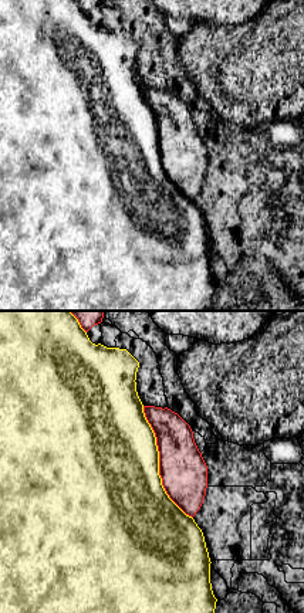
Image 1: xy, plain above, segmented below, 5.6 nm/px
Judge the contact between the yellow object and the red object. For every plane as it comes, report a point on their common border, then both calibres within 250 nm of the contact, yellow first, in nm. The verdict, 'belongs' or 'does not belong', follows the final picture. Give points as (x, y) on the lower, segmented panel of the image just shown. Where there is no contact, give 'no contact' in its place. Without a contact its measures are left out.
meets yellow at (158, 463); 500 nm thick on the yellow side, 260 nm on the other

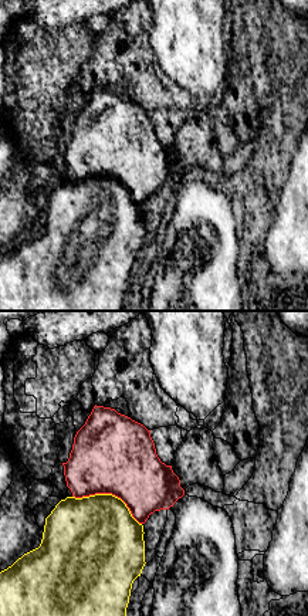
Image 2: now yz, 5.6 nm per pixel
meets yellow at (110, 494); 460 nm thick on the yellow side, 440 nm on the other

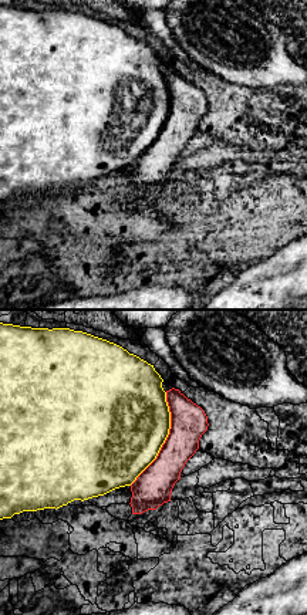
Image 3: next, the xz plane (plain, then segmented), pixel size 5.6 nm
meets yellow at (165, 439); 500 nm thick on the yellow side, 200 nm on the other

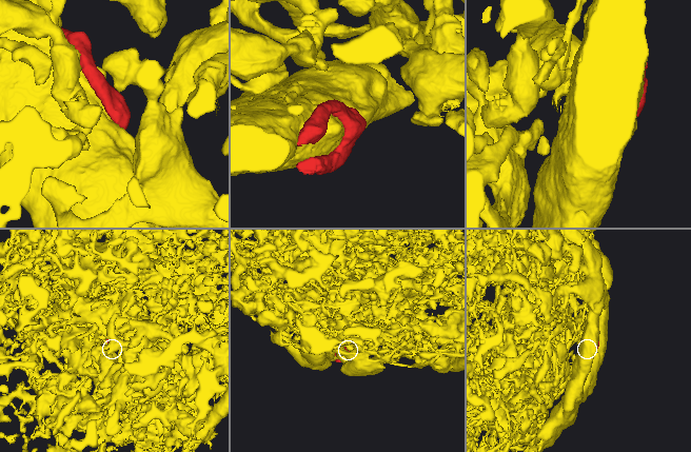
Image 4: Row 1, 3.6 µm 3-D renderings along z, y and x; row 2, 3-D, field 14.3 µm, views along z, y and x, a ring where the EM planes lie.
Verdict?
does not belong

